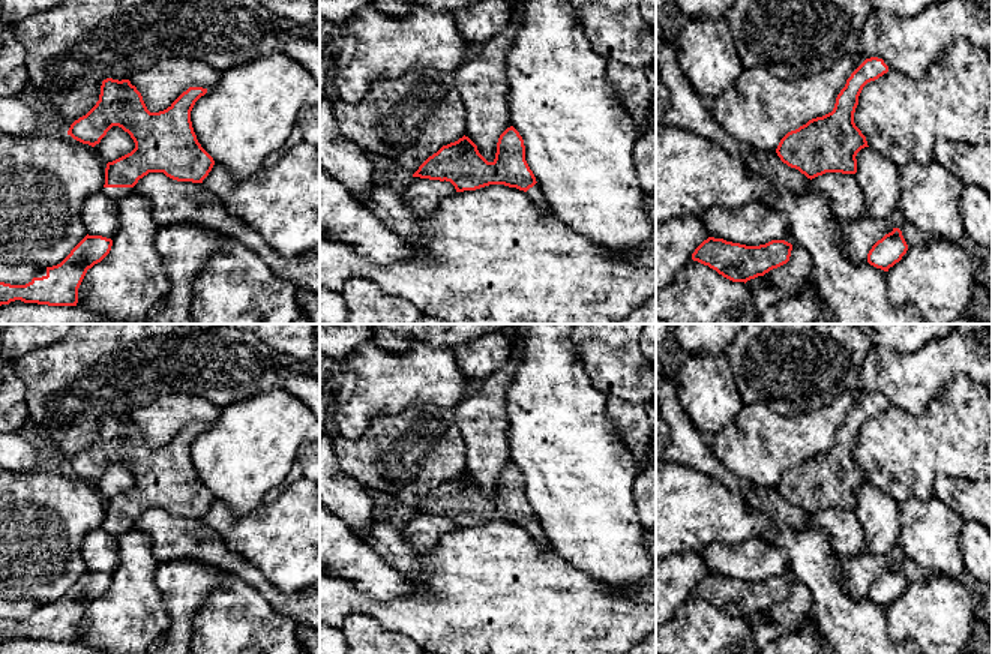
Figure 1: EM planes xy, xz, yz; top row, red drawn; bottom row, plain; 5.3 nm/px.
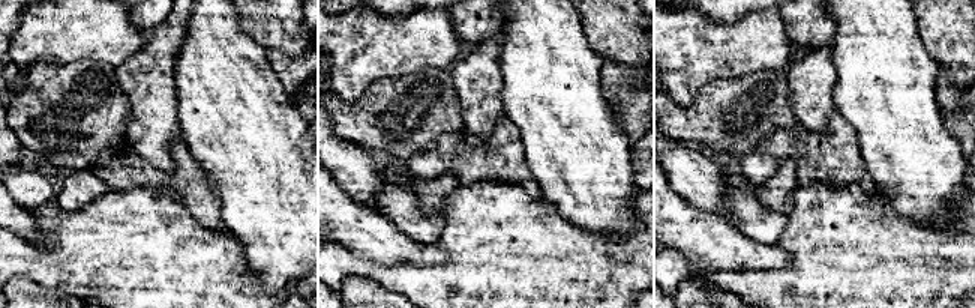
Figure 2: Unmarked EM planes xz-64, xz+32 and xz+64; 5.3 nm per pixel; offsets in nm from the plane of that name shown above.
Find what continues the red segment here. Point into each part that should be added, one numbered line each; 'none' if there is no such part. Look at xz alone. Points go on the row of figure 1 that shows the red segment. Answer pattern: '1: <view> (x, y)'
1: xz (535, 194)

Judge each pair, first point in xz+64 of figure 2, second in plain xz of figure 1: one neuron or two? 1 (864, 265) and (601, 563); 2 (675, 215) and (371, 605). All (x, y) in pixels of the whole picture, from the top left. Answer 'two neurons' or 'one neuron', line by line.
1: two neurons
2: two neurons

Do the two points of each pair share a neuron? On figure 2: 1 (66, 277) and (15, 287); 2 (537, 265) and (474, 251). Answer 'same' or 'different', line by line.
1: different
2: same

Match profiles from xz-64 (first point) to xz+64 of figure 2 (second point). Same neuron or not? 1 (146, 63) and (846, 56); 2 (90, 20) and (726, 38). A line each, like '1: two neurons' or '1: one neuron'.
1: two neurons
2: one neuron

